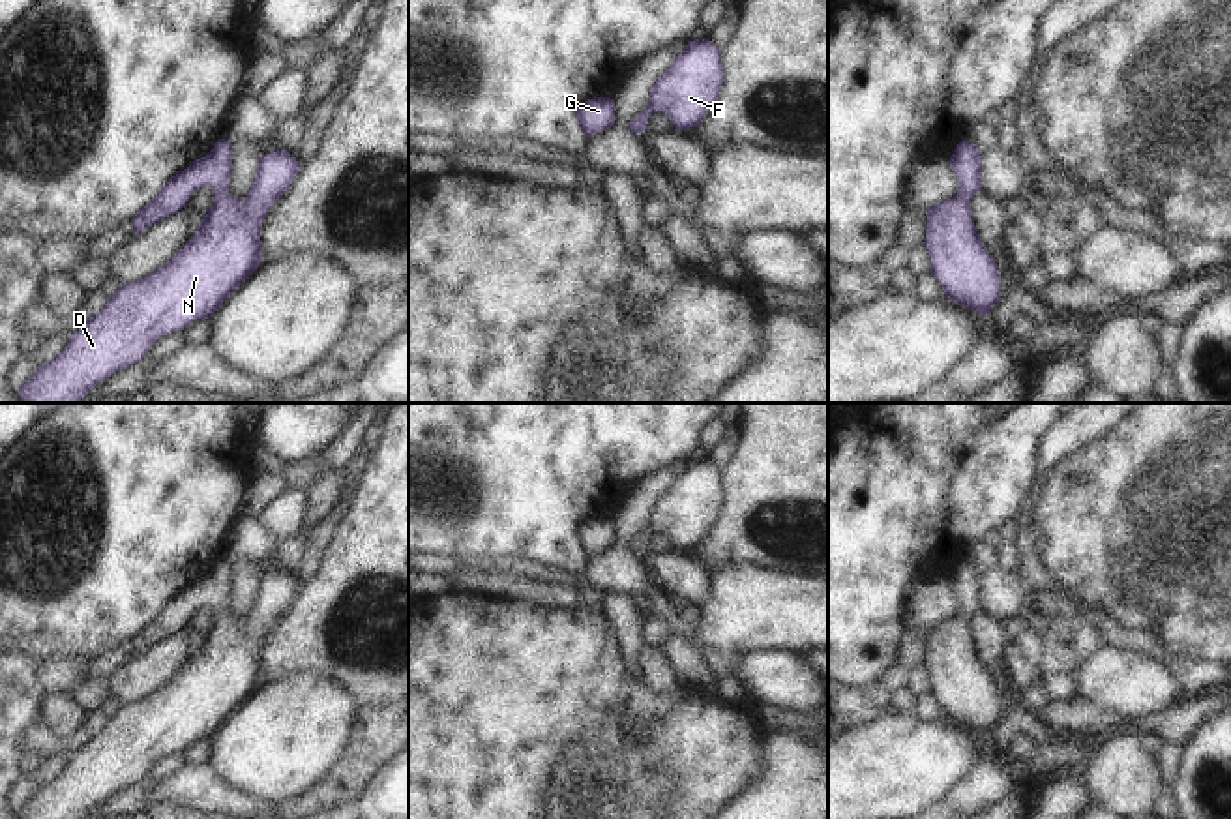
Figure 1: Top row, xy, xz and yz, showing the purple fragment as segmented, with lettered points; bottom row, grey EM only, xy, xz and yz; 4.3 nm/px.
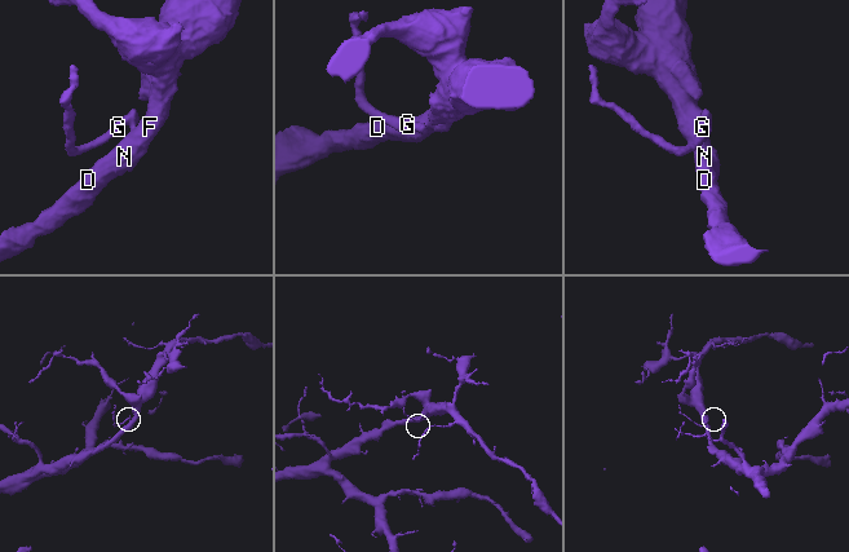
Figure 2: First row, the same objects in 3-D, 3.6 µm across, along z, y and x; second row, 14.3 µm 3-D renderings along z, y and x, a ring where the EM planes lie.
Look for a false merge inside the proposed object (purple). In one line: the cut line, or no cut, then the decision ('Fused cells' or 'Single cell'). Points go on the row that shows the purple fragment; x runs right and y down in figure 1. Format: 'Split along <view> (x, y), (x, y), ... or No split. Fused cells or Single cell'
No split. Single cell.

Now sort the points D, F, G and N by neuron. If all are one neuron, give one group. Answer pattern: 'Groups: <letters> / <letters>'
Groups: D F G N.

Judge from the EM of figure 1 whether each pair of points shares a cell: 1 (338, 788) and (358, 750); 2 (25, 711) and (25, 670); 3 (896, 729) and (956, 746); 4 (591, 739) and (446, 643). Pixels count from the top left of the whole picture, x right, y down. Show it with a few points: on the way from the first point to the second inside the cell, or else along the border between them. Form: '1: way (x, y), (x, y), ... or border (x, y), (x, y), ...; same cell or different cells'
1: way (347, 778), (358, 759); same cell
2: way (25, 701), (25, 679); same cell
3: way (911, 744), (941, 746); same cell
4: way (555, 739), (542, 739), (482, 679); same cell

